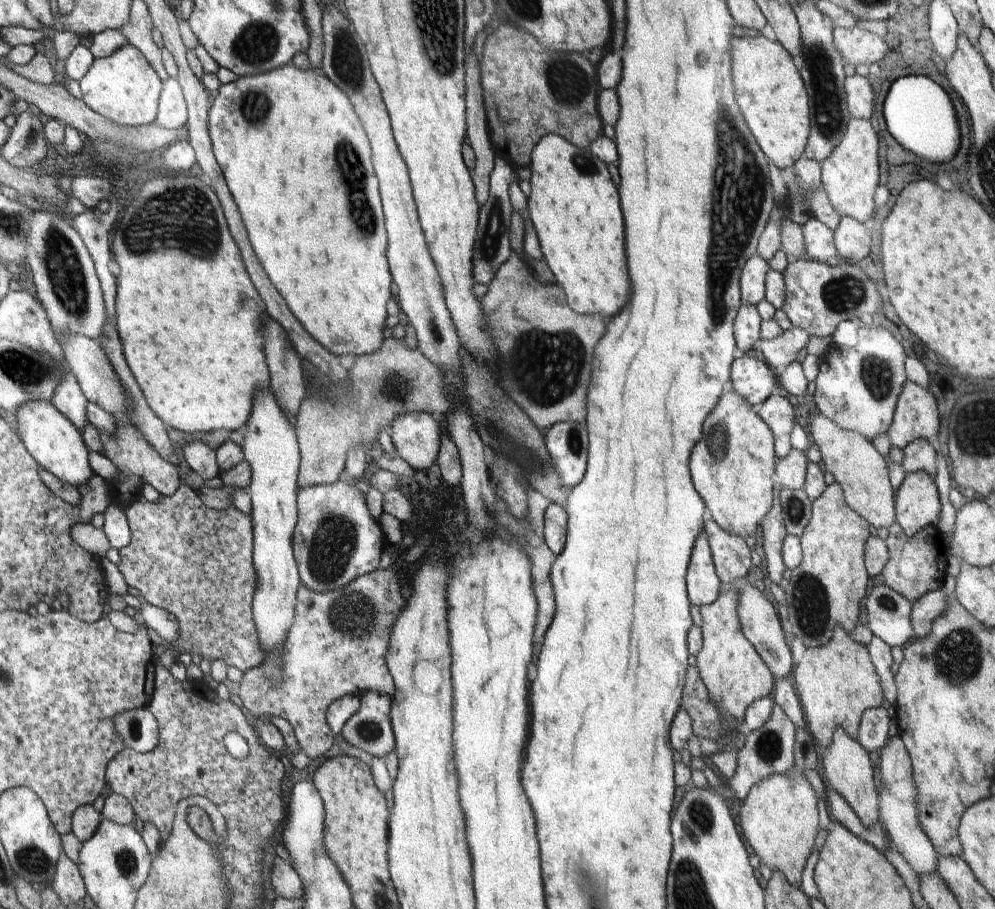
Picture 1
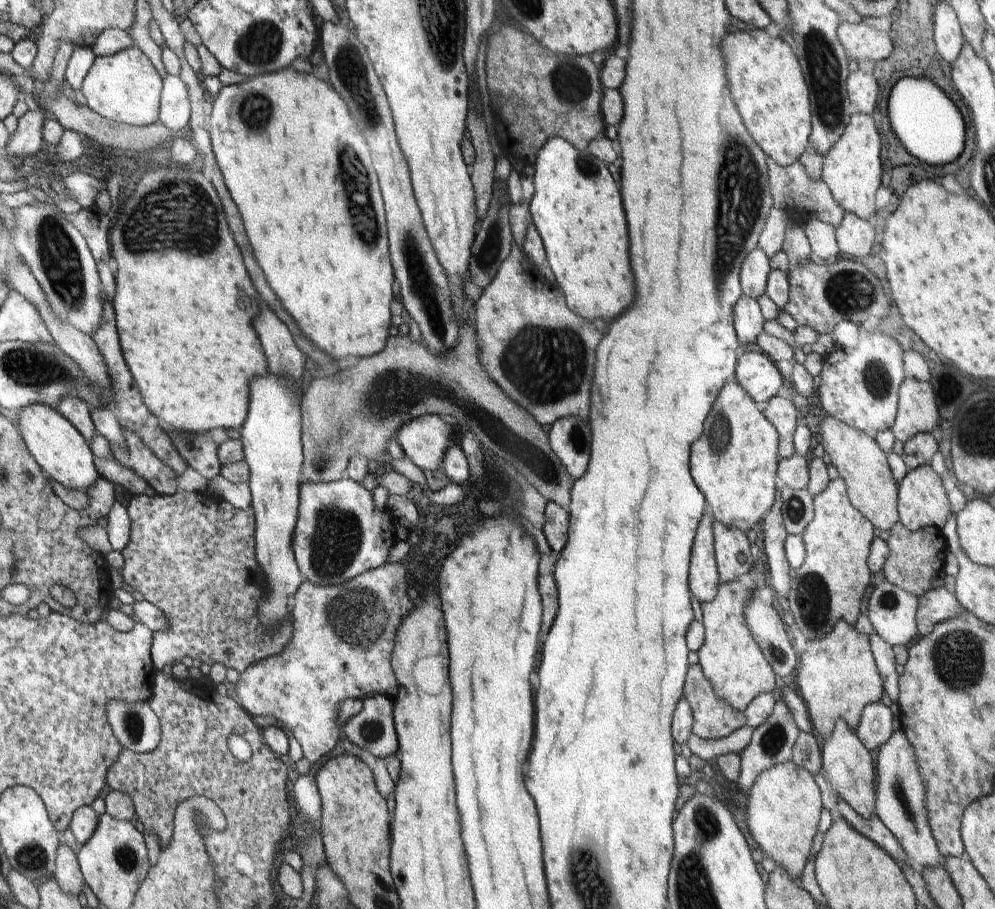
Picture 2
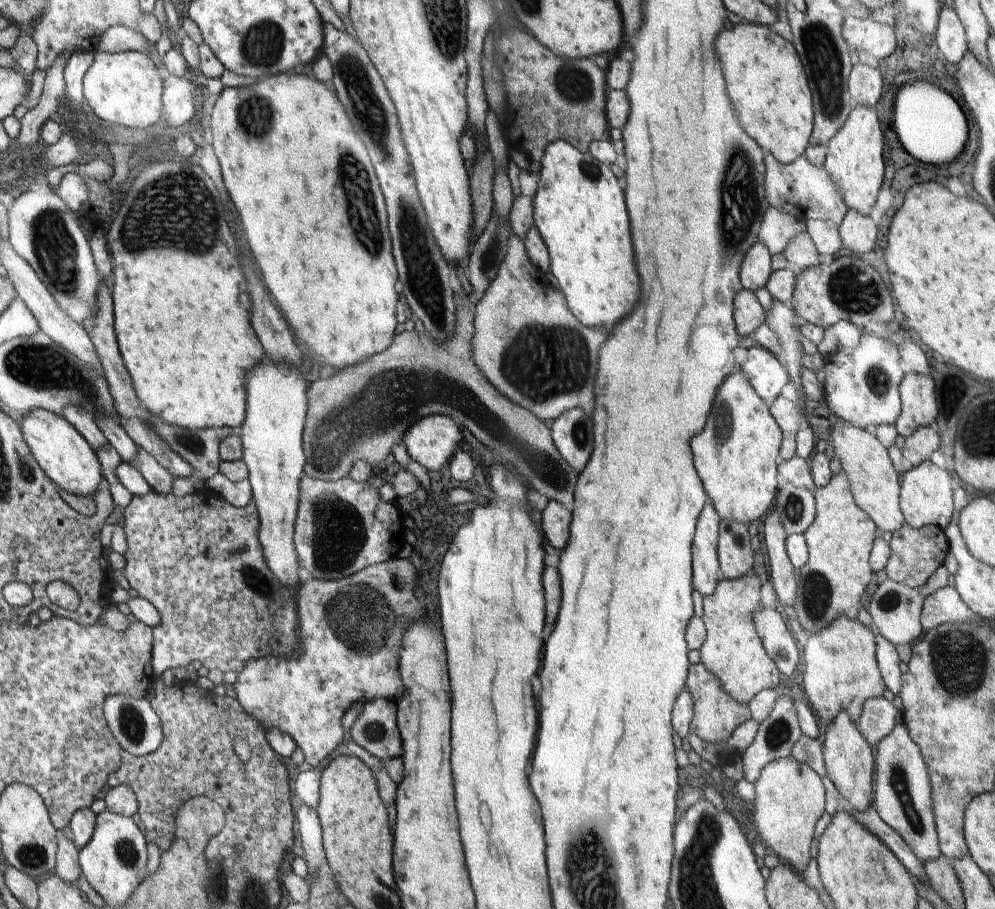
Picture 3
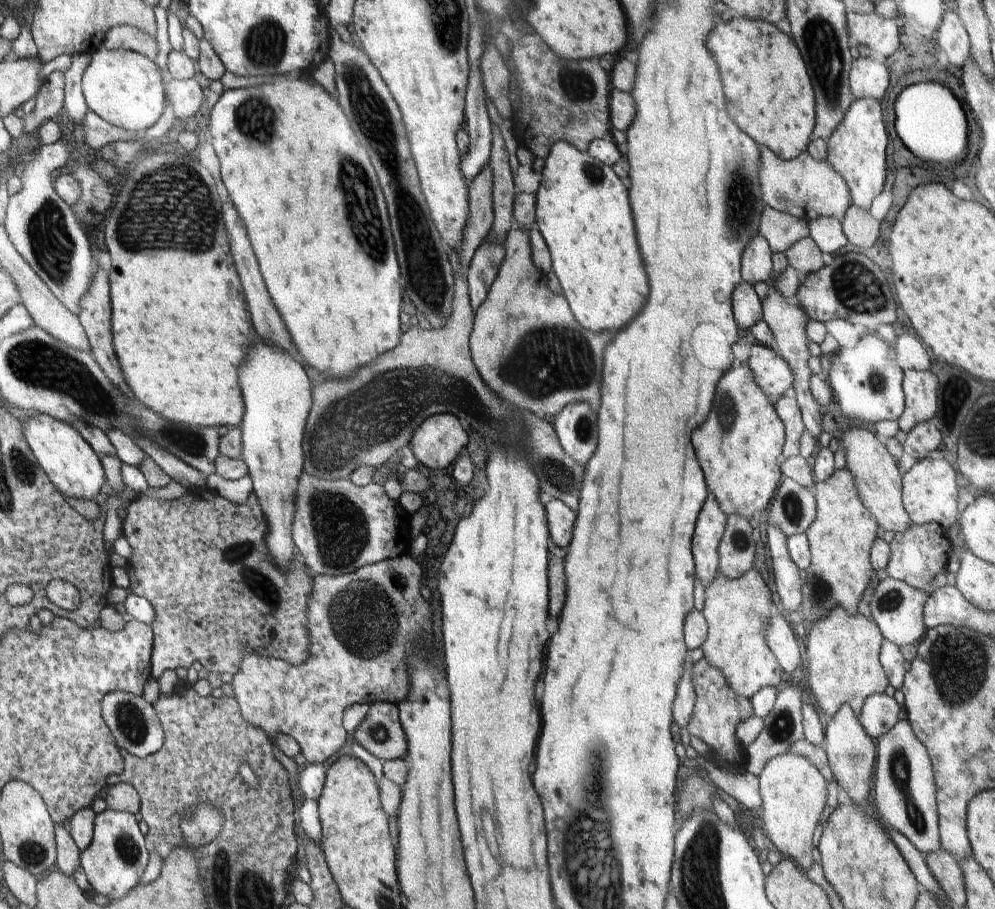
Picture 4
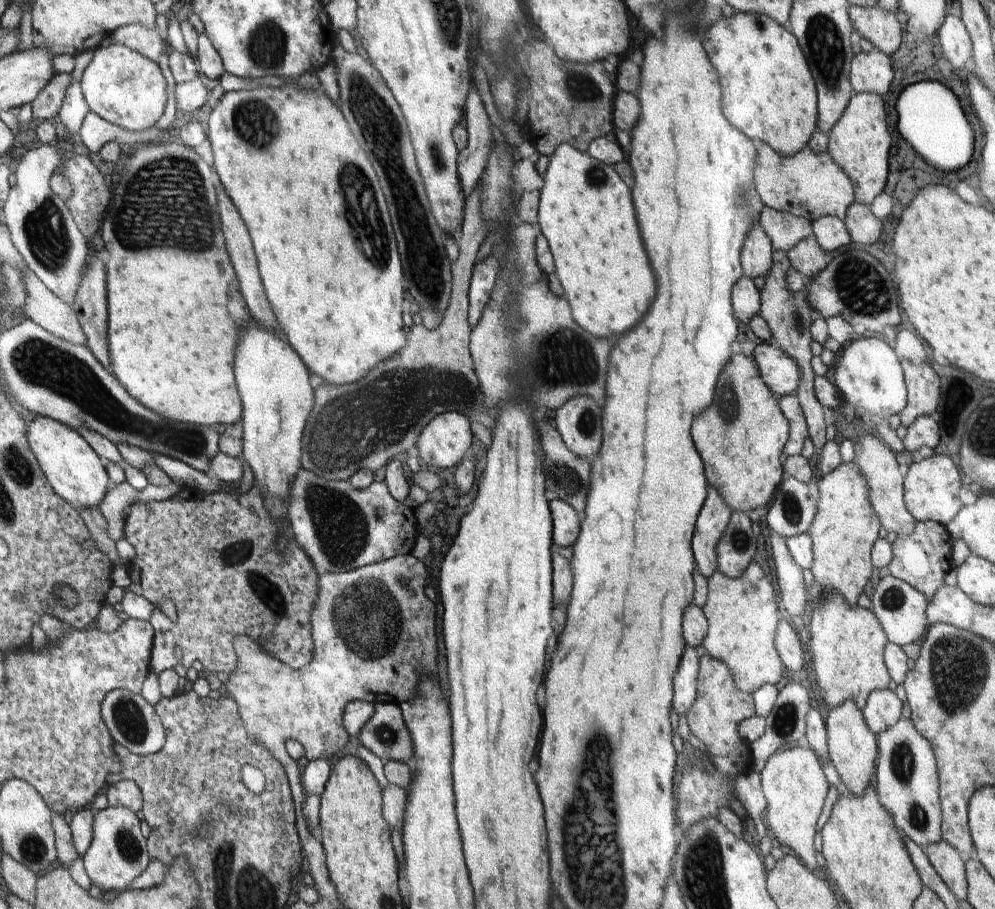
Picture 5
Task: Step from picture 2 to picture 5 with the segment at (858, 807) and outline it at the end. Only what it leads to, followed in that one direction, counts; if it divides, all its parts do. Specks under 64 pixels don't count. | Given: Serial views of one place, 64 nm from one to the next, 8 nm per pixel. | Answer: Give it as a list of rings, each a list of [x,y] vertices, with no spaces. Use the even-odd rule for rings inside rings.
[[[845,700],[843,704],[831,708],[825,712],[825,732],[827,732],[827,752],[829,762],[839,774],[841,784],[855,794],[861,796],[861,792],[871,786],[871,776],[875,772],[873,764],[877,760],[877,736],[865,726],[865,720],[861,716],[861,710],[851,700]]]

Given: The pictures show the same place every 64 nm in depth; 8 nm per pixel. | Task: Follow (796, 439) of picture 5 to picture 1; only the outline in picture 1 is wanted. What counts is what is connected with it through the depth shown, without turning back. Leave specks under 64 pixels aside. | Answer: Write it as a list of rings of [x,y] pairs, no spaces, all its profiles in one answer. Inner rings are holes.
[[[769,396],[761,406],[755,408],[757,416],[765,426],[773,432],[773,448],[775,458],[785,458],[791,450],[789,446],[789,432],[795,426],[793,422],[793,408],[787,398]]]

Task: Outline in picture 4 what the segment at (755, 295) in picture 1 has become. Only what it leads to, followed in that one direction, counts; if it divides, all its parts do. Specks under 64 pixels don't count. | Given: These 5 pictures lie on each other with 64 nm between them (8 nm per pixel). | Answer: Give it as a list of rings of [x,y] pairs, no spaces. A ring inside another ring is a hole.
[[[755,234],[741,252],[741,282],[747,282],[751,286],[755,282],[767,284],[769,278],[773,278],[771,250],[767,246],[767,240]]]

